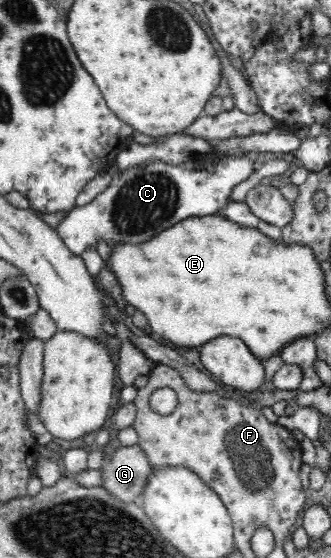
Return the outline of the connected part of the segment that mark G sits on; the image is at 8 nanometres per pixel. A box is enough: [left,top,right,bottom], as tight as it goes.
[103,443,152,502]

